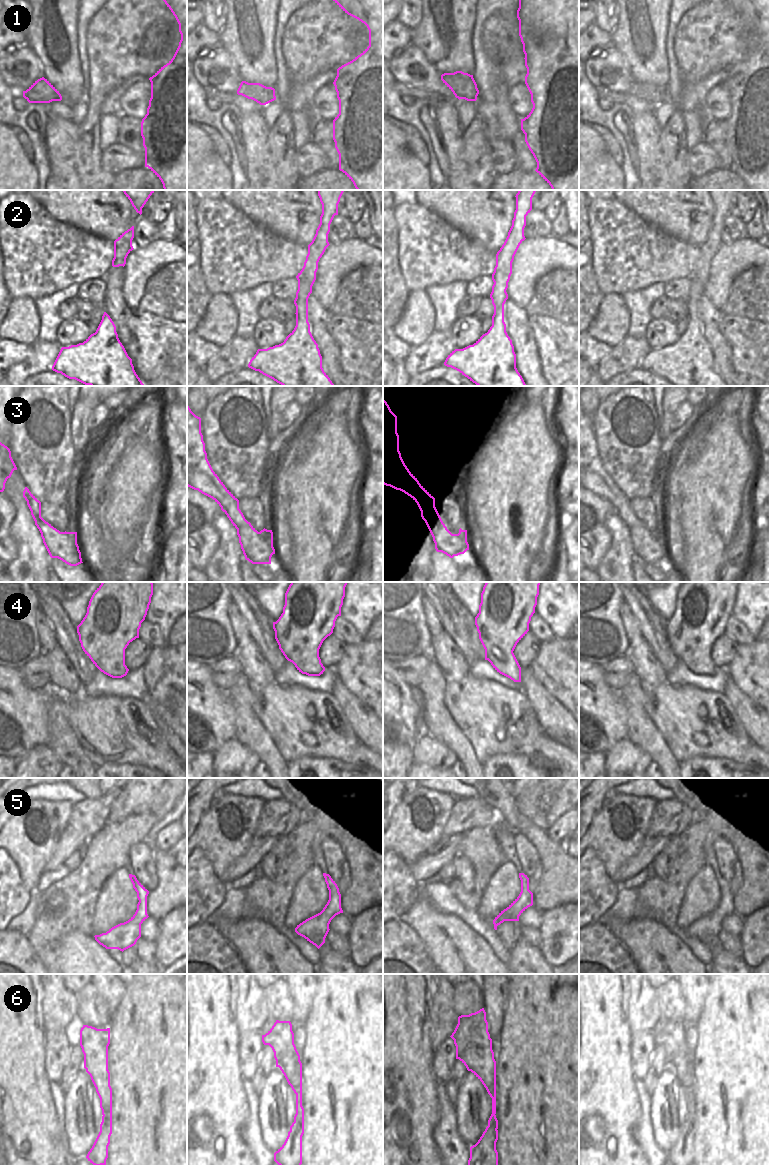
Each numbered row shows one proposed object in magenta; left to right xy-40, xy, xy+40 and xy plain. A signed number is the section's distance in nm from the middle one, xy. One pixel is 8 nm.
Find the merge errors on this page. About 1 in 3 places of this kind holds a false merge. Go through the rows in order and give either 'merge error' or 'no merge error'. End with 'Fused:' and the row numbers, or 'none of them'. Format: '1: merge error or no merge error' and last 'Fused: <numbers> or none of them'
1: no merge error
2: no merge error
3: no merge error
4: no merge error
5: no merge error
6: merge error
Fused: 6

